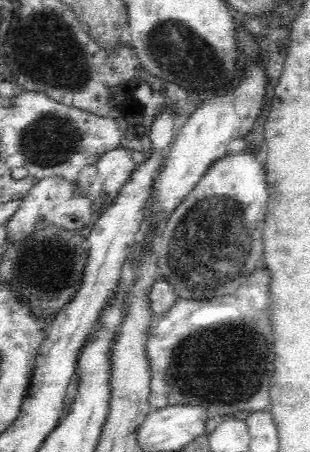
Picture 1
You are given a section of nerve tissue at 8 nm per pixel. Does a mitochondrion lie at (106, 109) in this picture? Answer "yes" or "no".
no

